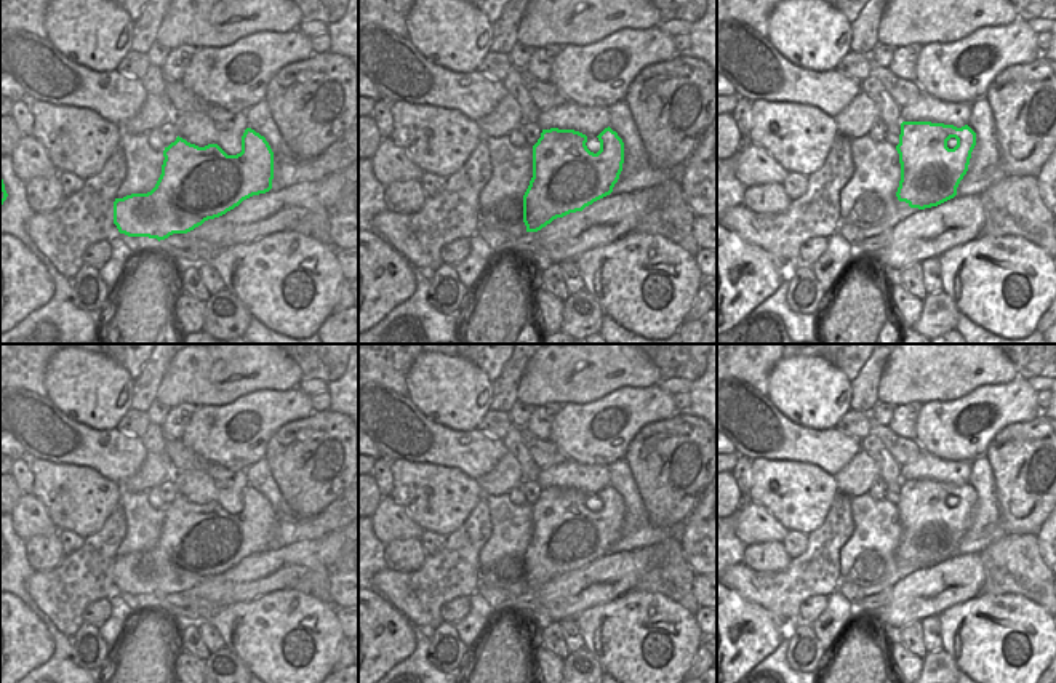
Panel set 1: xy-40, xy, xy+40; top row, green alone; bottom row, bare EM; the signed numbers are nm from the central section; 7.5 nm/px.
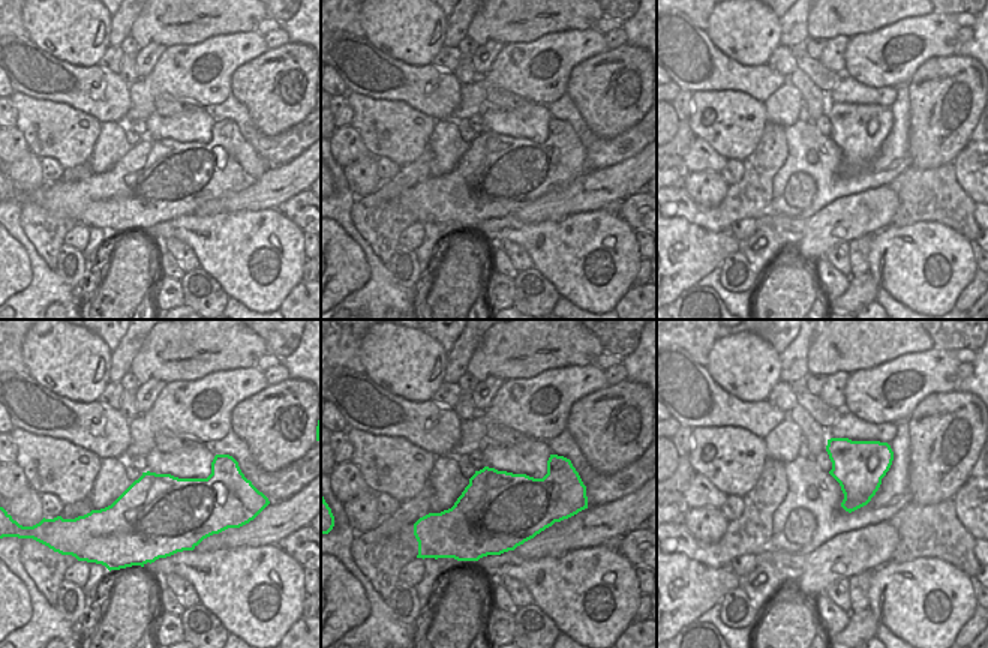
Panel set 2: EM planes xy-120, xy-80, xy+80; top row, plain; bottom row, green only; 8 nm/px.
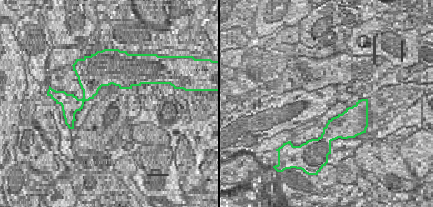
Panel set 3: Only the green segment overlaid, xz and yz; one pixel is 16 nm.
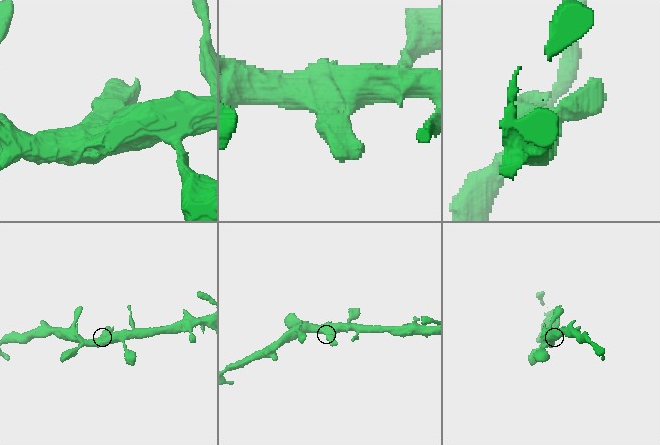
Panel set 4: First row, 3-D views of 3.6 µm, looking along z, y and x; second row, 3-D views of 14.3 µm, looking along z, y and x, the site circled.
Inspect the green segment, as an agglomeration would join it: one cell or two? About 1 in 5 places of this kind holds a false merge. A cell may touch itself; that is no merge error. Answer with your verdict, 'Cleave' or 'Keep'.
Keep.

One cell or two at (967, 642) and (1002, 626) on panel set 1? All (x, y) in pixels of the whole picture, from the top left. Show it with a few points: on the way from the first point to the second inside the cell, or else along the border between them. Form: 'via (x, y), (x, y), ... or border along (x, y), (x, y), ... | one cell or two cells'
via (975, 635), (994, 634) | one cell

